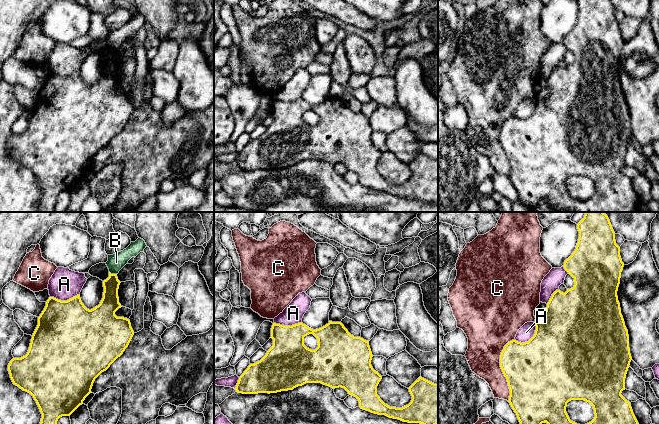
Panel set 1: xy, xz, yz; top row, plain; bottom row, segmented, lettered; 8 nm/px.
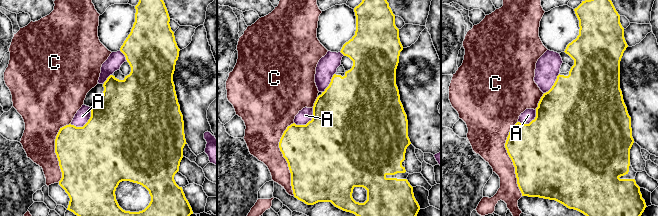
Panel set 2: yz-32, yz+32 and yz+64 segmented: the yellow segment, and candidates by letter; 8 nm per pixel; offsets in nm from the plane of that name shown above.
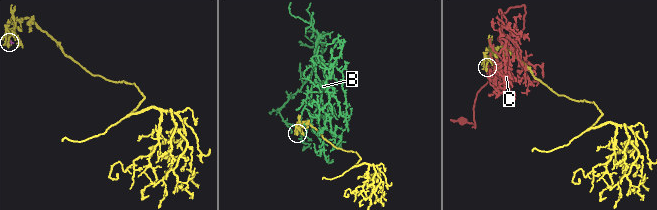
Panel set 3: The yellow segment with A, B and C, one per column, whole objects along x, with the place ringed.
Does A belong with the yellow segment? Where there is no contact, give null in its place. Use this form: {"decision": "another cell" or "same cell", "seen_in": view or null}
{"decision": "another cell", "seen_in": "yz"}

